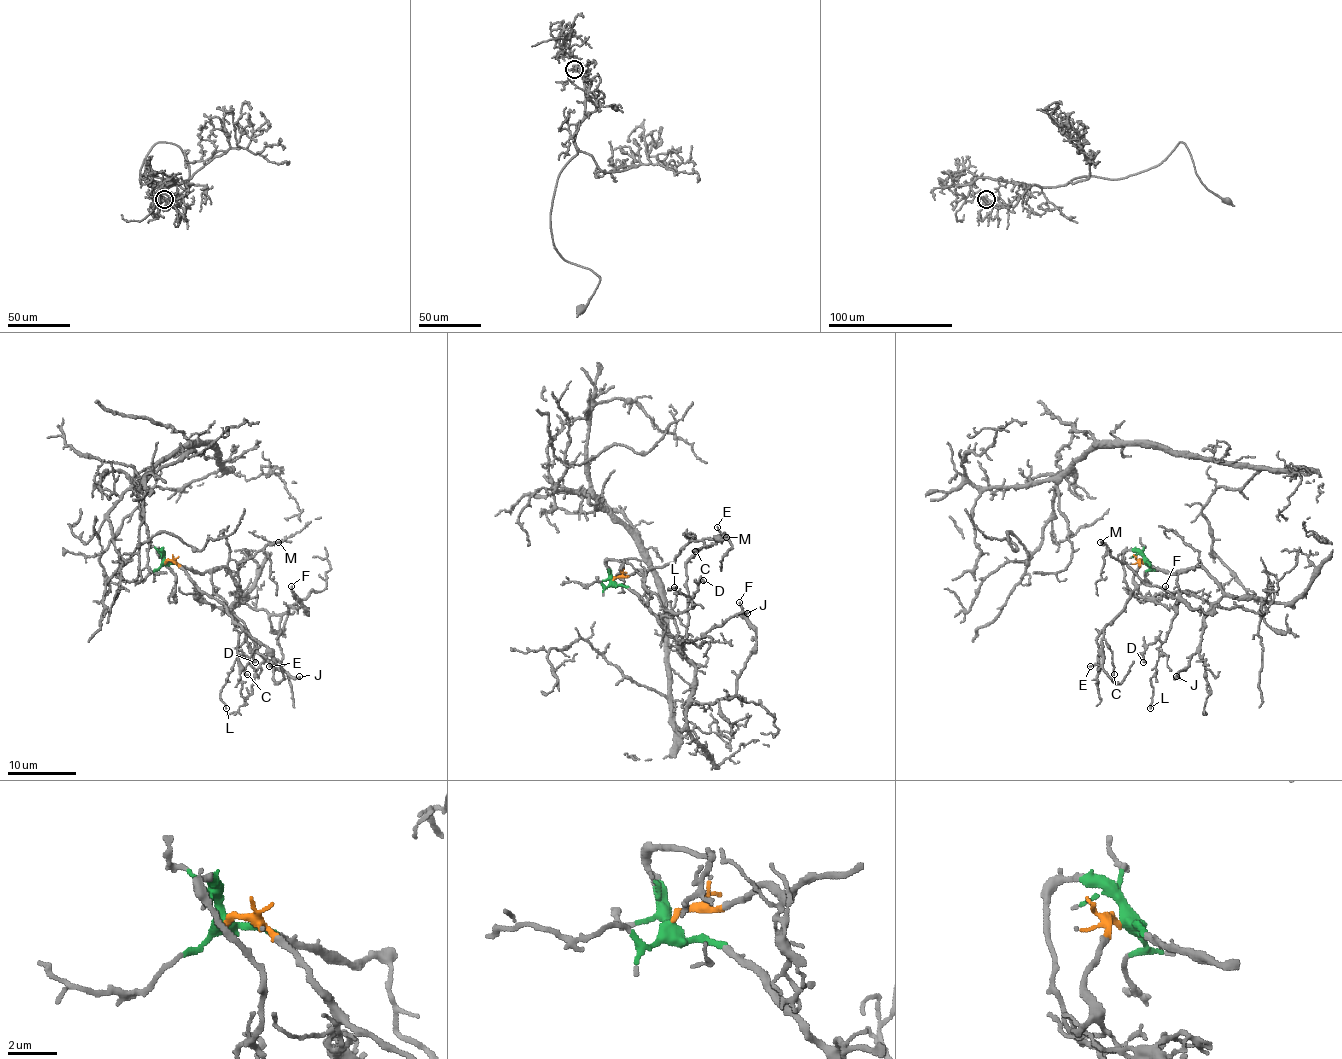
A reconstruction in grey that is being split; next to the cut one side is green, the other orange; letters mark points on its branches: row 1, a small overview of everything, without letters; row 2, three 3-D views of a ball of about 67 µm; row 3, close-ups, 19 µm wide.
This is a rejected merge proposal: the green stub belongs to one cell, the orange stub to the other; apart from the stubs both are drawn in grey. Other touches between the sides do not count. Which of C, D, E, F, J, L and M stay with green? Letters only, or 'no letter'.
D, F, J, L, M

